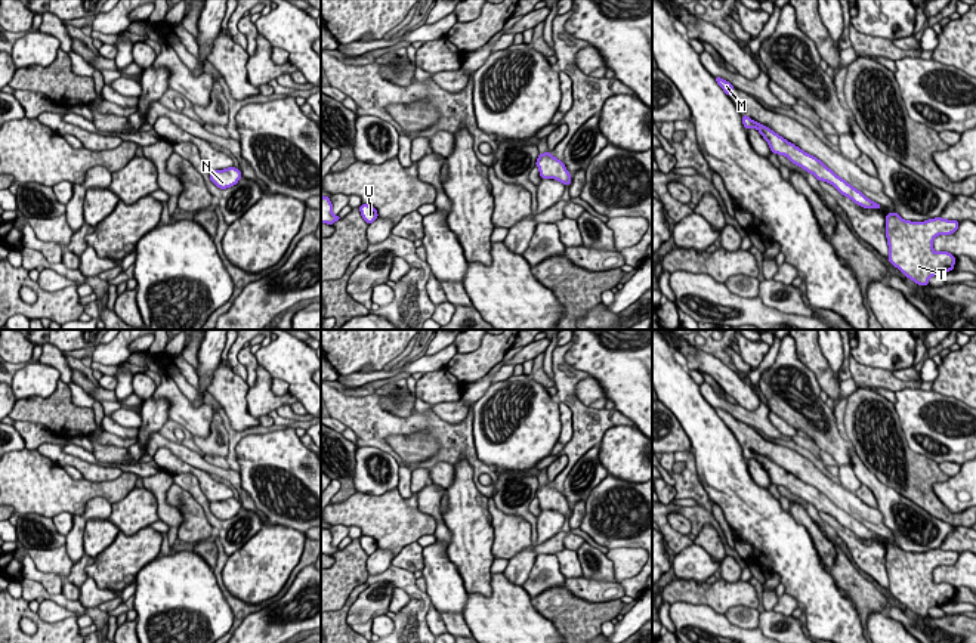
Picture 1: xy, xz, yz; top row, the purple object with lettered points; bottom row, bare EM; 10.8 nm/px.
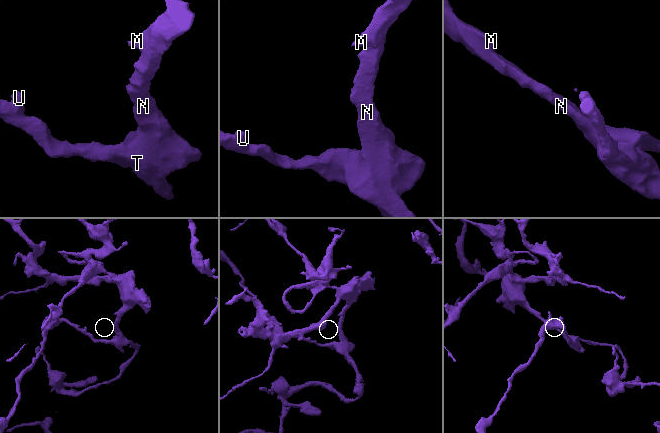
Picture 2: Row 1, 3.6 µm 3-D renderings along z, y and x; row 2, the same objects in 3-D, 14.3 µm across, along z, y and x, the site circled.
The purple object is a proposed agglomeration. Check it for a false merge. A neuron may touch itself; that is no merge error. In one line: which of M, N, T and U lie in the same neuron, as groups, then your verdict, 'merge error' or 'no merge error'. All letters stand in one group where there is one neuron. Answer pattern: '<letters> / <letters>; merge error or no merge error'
M N T U; no merge error

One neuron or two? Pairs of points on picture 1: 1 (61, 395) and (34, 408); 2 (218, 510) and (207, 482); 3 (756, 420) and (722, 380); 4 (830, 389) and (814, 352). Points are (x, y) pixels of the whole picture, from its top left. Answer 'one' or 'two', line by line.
1: one
2: one
3: two
4: one

